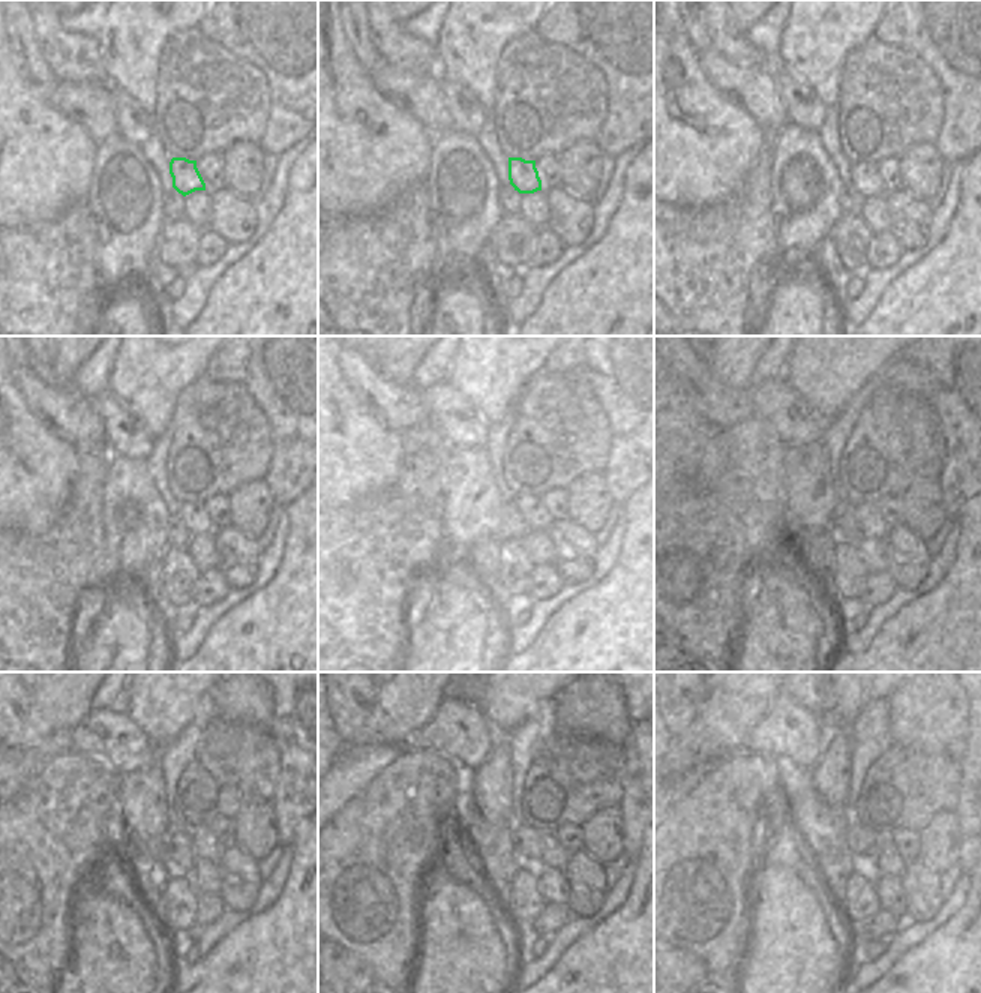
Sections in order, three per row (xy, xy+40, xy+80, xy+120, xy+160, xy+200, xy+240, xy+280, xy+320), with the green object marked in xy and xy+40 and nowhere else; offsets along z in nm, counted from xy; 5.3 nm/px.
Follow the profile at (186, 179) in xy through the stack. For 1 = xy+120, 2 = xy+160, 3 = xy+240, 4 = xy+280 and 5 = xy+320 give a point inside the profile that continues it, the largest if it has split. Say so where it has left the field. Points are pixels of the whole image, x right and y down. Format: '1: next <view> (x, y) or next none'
1: next xy+120 (194, 515)
2: next xy+160 (531, 510)
3: next xy+240 (204, 848)
4: next xy+280 (555, 857)
5: next xy+320 (890, 863)

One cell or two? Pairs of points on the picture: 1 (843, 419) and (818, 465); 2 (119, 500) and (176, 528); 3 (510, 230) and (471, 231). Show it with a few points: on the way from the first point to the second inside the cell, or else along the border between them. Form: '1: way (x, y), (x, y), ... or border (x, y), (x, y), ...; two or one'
1: border (819, 440), (828, 459), (828, 473), (833, 485); two
2: border (170, 515), (165, 543); two
3: border (503, 215), (489, 237); two

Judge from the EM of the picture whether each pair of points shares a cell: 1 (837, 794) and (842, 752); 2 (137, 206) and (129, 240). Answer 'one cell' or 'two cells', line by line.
1: one cell
2: one cell

